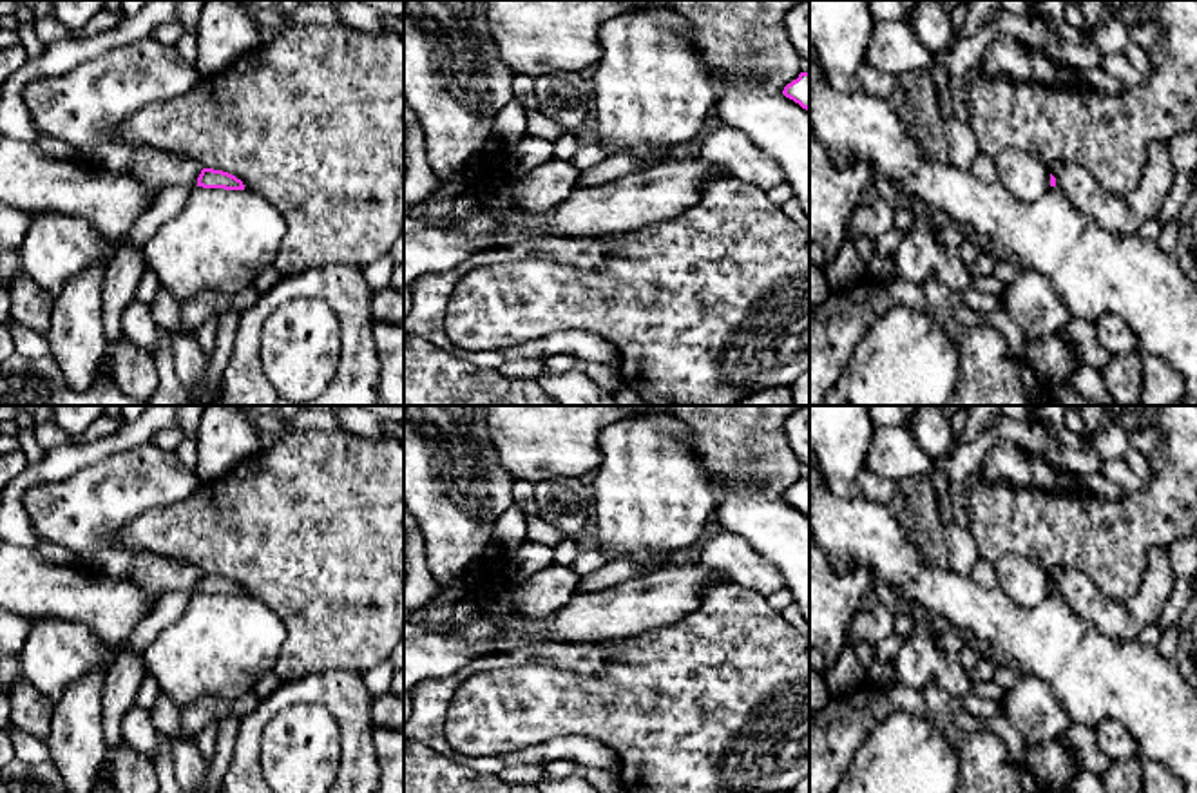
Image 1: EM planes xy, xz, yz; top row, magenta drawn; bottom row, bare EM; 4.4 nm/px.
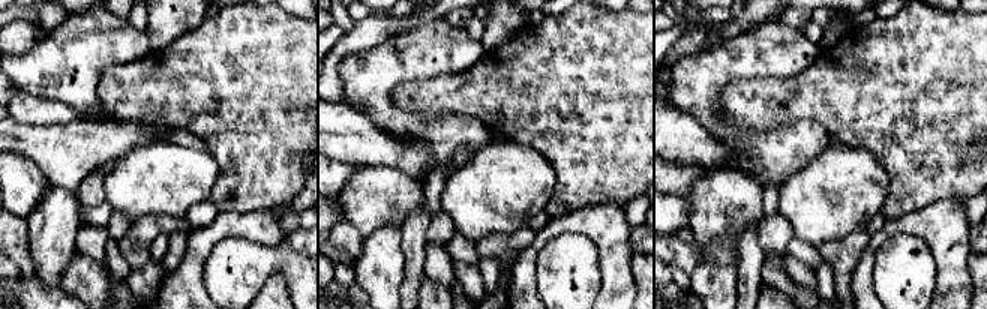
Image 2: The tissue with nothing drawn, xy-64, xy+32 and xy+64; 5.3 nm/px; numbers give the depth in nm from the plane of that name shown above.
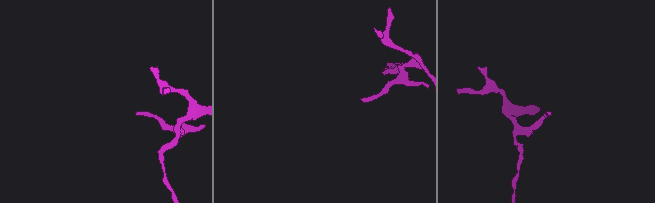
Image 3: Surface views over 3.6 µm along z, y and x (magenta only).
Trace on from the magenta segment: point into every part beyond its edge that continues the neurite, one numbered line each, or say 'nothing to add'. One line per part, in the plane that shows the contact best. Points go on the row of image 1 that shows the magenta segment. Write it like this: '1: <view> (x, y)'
nothing to add

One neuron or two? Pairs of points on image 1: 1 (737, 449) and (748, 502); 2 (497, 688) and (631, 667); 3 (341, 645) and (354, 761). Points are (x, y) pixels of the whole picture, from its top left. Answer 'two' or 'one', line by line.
1: two
2: one
3: two

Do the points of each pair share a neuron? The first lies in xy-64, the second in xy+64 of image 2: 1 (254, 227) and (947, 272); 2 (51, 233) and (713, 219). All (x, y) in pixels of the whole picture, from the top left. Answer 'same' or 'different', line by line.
1: same
2: different

